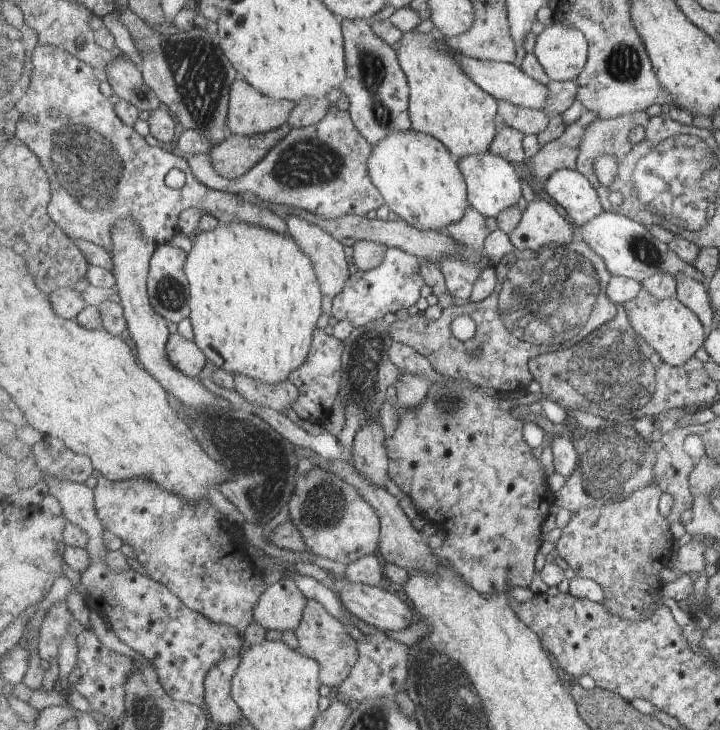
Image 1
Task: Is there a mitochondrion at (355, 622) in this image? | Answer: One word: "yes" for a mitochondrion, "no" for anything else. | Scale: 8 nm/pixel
no

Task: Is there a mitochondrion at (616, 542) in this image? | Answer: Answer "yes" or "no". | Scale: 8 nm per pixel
no

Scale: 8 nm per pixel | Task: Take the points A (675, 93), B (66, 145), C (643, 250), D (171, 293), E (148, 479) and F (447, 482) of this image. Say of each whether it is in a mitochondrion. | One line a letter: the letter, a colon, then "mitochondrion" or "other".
A: other
B: mitochondrion
C: mitochondrion
D: mitochondrion
E: other
F: other

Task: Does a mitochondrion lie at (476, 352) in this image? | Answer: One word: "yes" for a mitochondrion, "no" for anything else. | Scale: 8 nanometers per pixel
no

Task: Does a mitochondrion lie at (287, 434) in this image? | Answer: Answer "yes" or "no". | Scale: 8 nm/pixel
no

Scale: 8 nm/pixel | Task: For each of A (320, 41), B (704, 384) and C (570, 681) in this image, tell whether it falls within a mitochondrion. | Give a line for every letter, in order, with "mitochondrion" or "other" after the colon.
A: other
B: other
C: other

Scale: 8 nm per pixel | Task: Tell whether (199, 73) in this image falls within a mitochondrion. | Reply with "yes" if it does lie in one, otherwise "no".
yes

